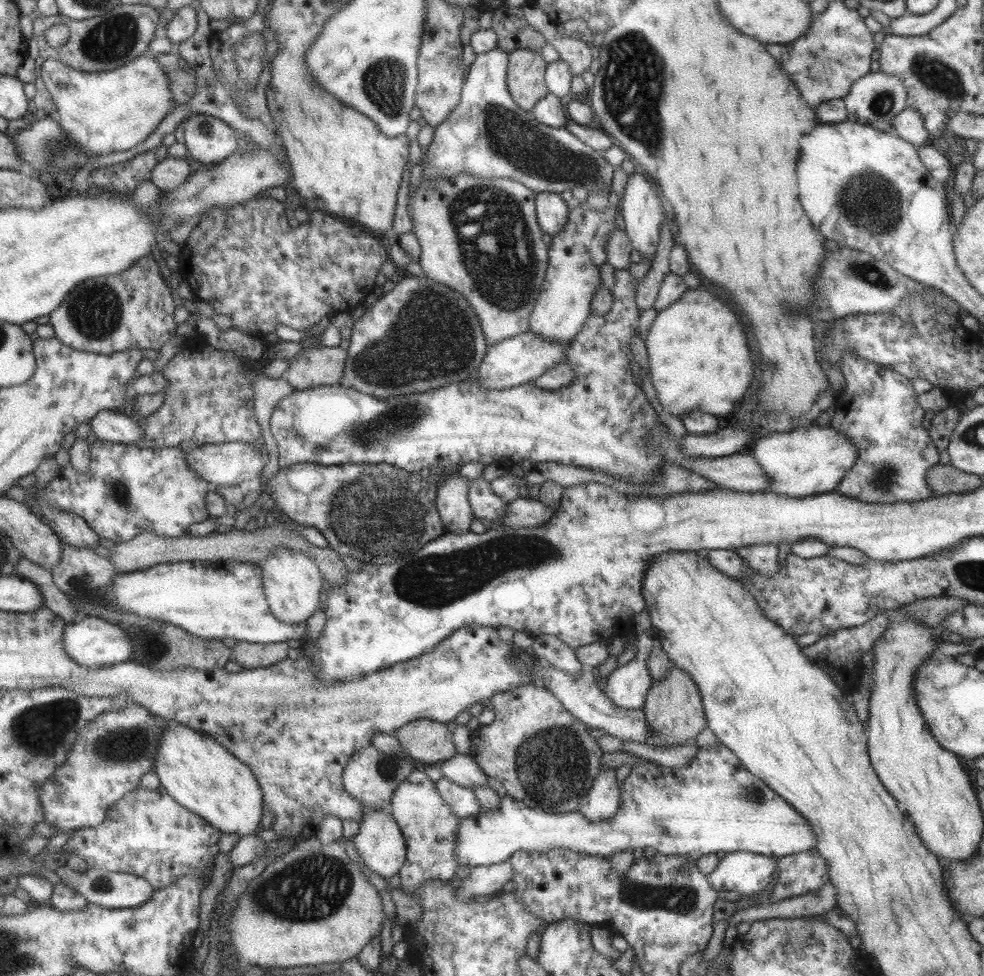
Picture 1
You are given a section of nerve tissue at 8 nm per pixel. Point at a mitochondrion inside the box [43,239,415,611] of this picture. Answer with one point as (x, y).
(95, 310)

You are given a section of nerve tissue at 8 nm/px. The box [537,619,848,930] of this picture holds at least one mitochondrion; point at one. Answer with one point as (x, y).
(680, 898)

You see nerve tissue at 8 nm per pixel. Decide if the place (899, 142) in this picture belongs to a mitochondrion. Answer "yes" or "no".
no

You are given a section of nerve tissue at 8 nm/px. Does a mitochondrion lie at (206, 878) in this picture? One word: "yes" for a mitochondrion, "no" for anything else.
no

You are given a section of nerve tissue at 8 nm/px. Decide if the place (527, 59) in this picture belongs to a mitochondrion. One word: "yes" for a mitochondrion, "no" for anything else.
no

